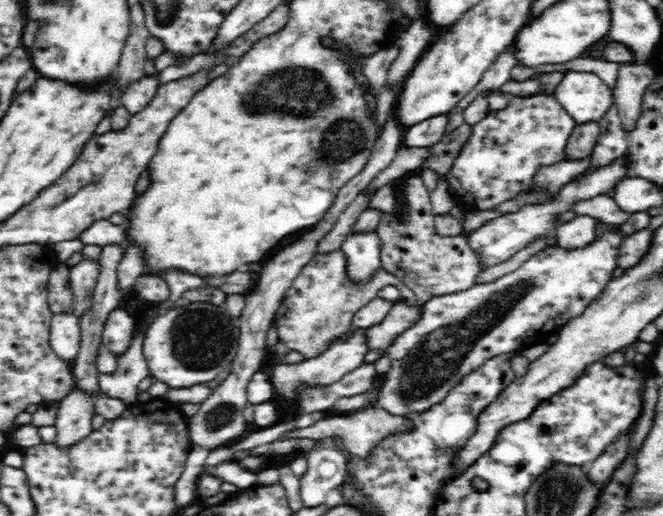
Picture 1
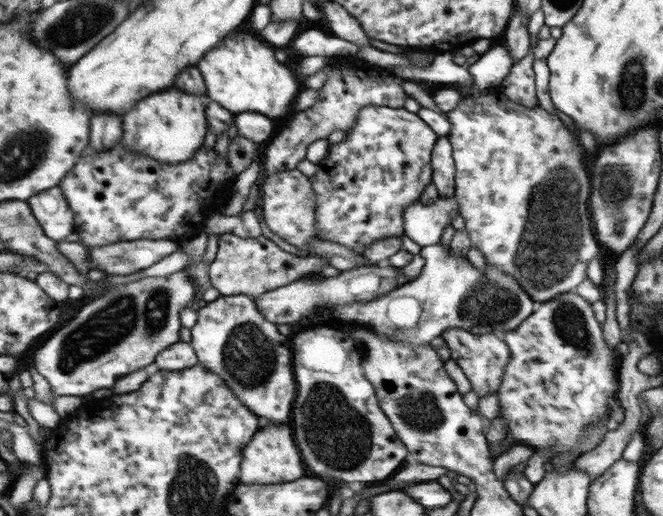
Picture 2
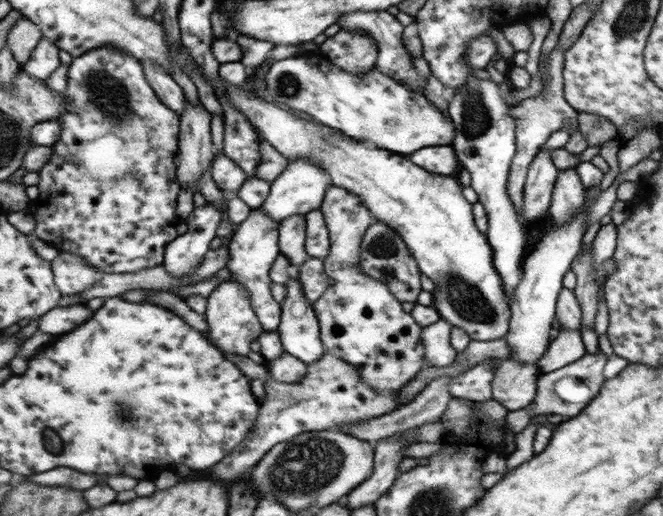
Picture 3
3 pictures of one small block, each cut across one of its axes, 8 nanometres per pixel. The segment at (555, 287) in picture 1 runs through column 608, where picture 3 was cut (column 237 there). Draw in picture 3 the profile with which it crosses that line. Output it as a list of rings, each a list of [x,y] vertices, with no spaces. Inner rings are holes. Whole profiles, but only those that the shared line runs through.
[[[251,209],[247,218],[235,226],[230,242],[230,263],[227,270],[231,273],[231,280],[237,281],[241,286],[246,287],[250,295],[251,306],[257,315],[258,322],[262,323],[265,332],[277,330],[281,324],[281,306],[273,300],[269,292],[268,270],[281,253],[278,246],[278,224],[267,216],[261,209]]]

